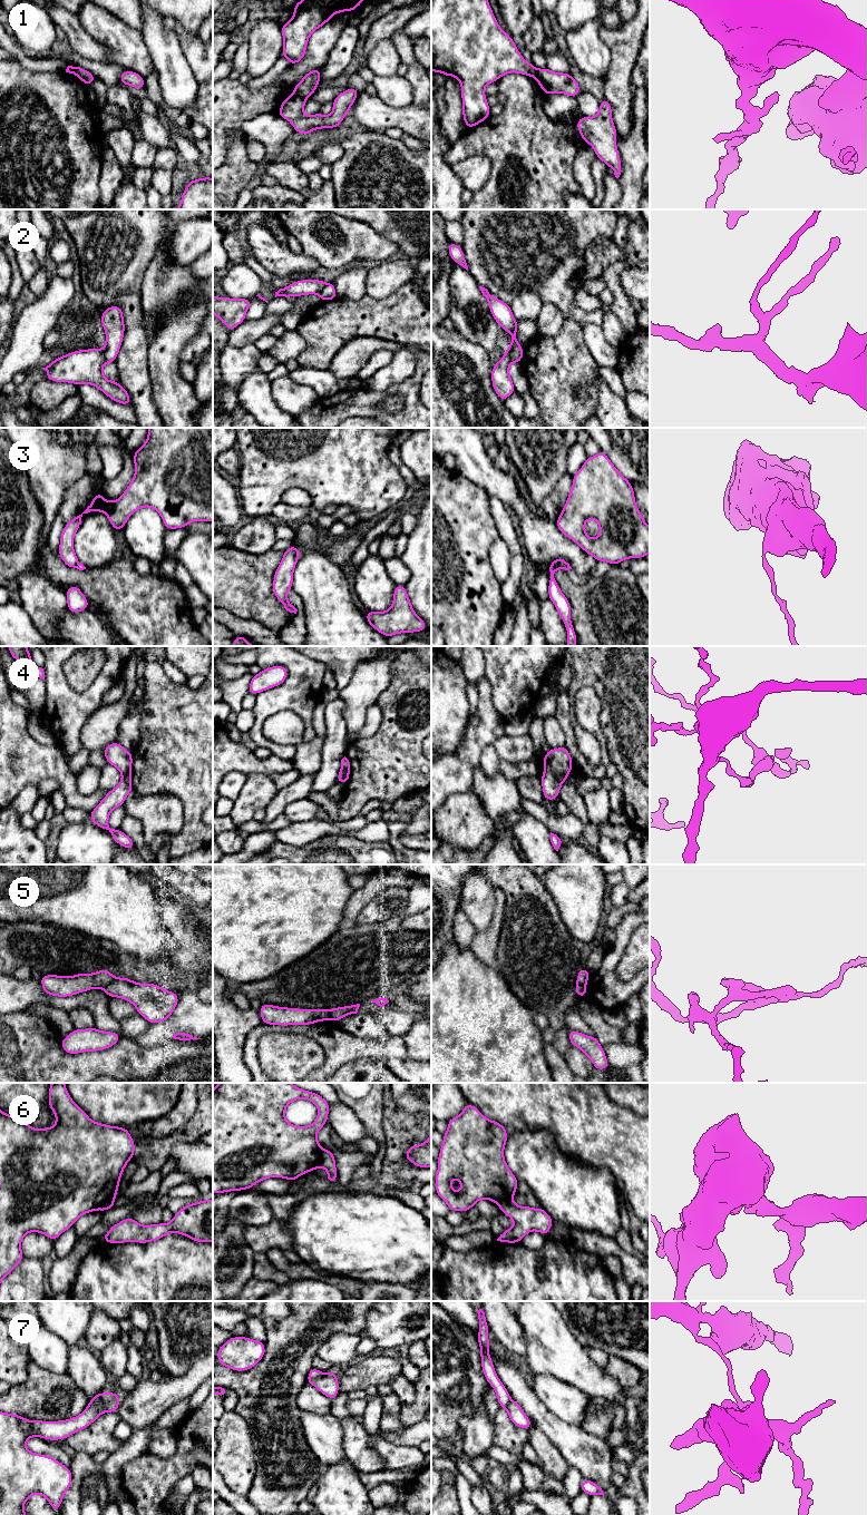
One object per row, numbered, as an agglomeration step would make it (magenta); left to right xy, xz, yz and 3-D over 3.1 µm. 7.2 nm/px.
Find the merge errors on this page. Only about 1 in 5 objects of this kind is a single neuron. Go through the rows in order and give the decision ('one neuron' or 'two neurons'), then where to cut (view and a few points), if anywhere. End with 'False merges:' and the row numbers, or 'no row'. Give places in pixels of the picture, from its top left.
1: two neurons | xz (293, 94), (304, 99)
2: two neurons | xy (101, 350), (106, 361)
3: two neurons | yz (552, 563), (558, 563), (564, 568)
4: two neurons | yz (545, 769), (561, 783)
5: two neurons | xy (115, 978), (103, 988)
6: two neurons | xz (324, 1150), (318, 1165)
7: two neurons | xy (108, 1394), (99, 1403), (89, 1404)
False merges: 1, 2, 3, 4, 5, 6, 7

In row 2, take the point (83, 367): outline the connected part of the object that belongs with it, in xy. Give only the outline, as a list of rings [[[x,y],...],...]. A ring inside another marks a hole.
[[[86,349],[77,350],[71,353],[56,358],[49,365],[42,368],[47,371],[47,379],[52,382],[68,382],[77,387],[79,384],[91,384],[103,391],[110,400],[125,405],[131,405],[130,395],[127,390],[116,380],[109,381],[103,373],[104,364],[106,363],[103,350]]]

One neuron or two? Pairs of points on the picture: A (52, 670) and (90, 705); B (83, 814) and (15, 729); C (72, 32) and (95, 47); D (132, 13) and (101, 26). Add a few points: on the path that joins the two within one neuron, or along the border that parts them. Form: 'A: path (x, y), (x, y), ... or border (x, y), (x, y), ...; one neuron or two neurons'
A: path (56, 681), (79, 704); one neuron
B: border (67, 804), (89, 811); two neurons
C: path (78, 38), (89, 47); one neuron
D: border (106, 11), (140, 31); two neurons

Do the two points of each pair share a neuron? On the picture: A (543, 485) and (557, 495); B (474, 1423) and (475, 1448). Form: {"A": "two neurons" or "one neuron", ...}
{"A": "two neurons", "B": "one neuron"}

